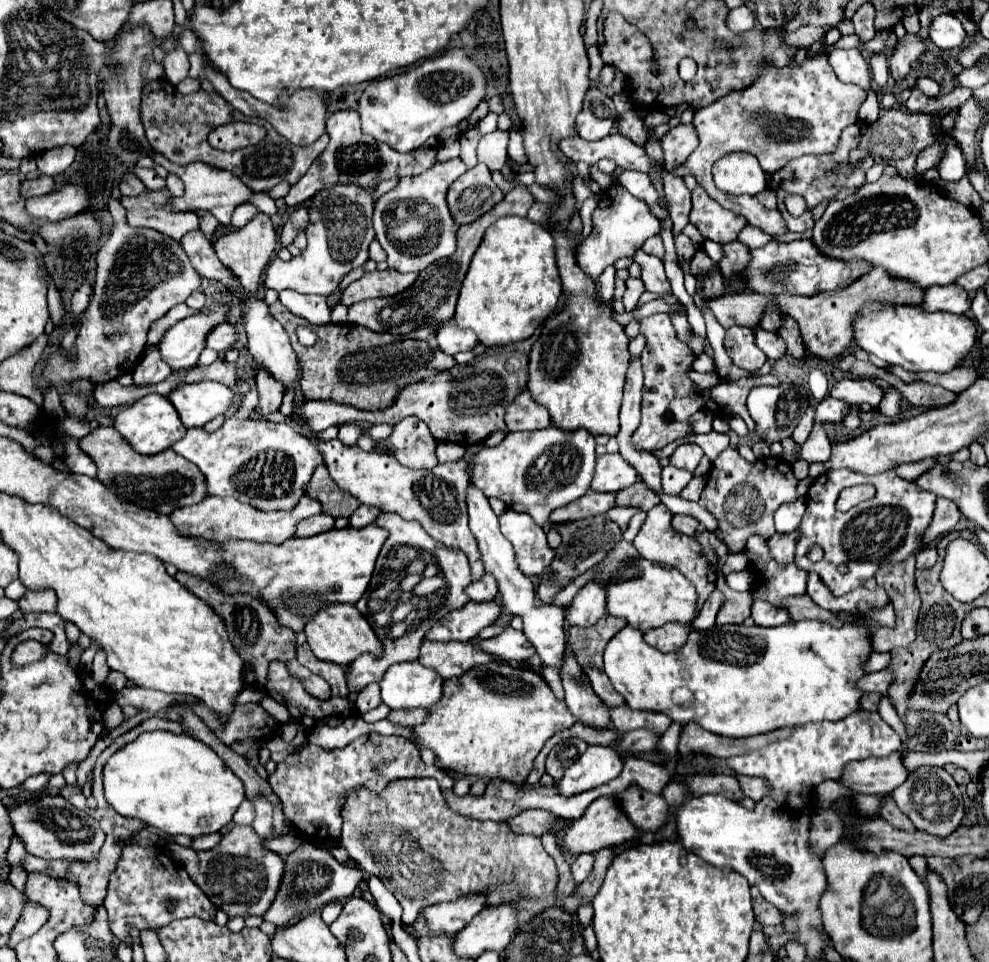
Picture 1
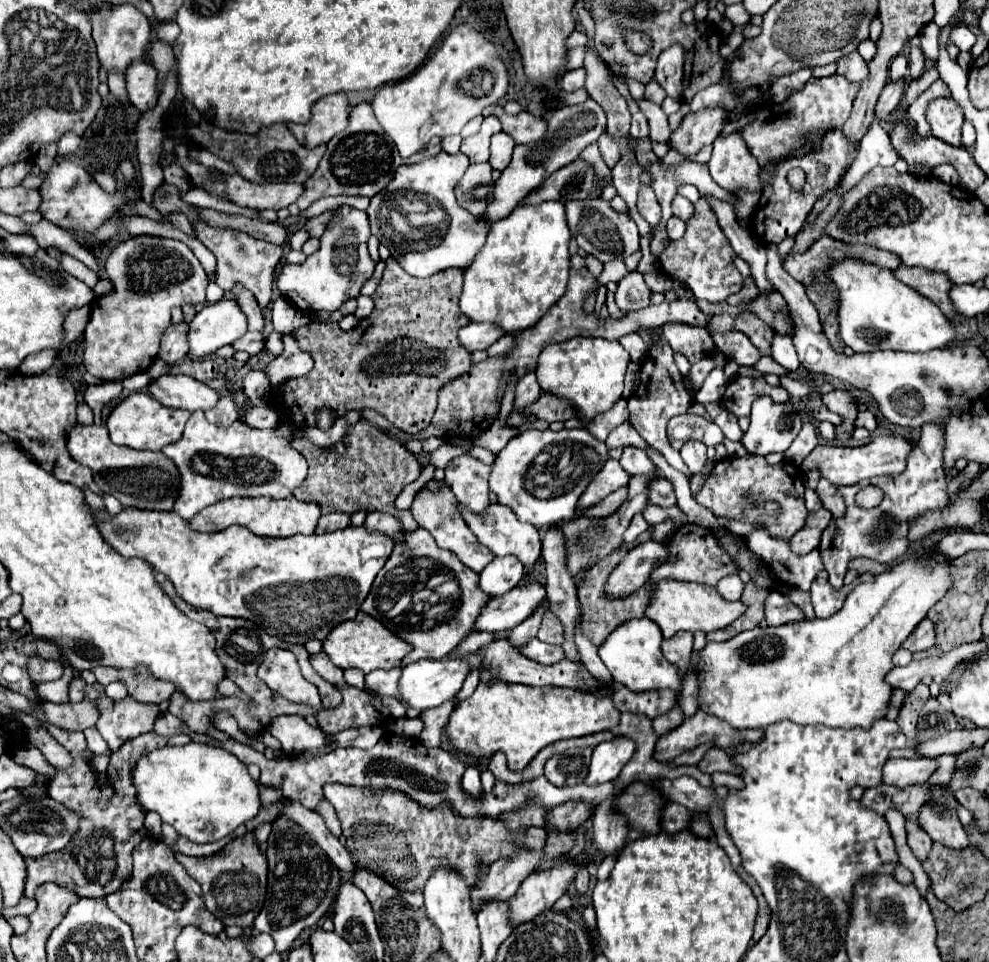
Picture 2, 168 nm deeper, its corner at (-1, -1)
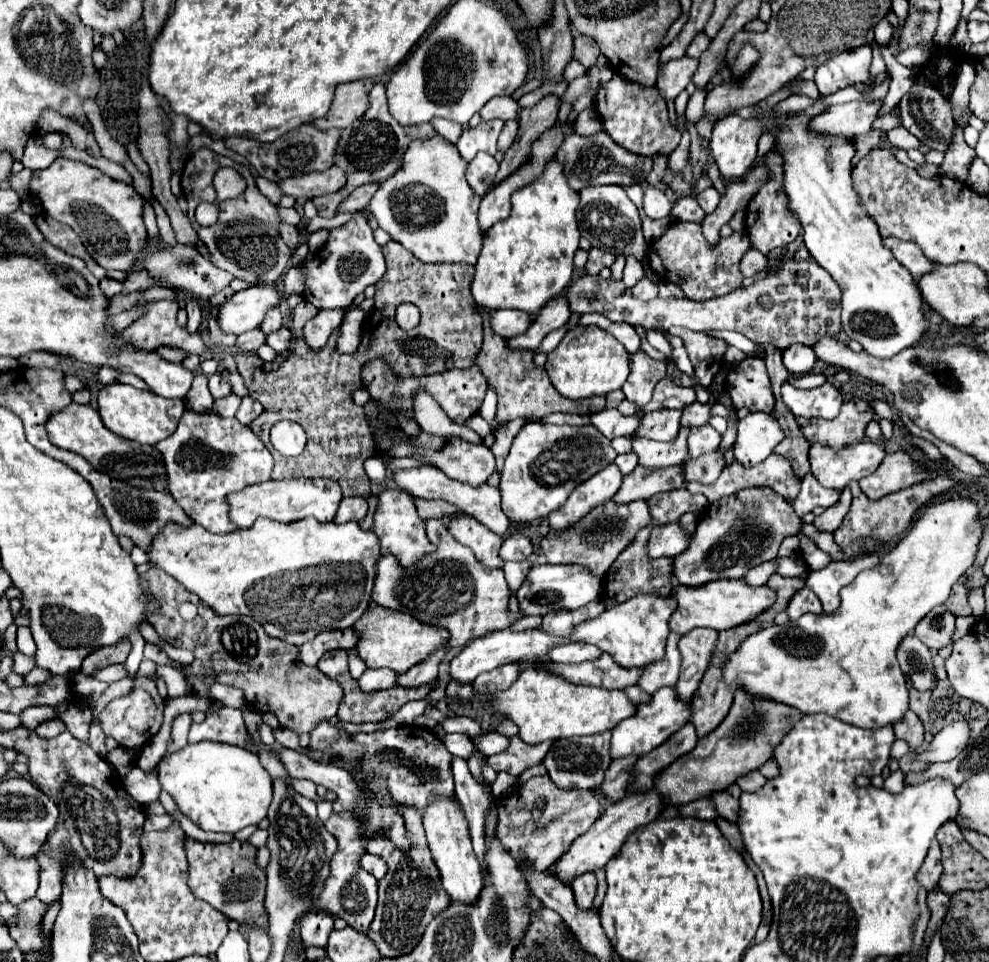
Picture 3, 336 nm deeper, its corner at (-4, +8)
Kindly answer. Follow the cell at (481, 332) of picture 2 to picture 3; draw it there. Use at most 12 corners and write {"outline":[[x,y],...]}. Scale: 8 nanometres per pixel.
{"outline":[[497,309],[489,313],[493,333],[505,339],[525,333],[533,315]]}

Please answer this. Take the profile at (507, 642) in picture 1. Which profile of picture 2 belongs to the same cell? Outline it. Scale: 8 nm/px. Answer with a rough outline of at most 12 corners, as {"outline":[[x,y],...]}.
{"outline":[[538,638],[522,646],[526,658],[556,664],[566,658],[562,646]]}

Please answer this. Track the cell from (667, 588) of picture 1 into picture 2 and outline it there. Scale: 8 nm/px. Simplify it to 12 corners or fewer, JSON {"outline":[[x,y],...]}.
{"outline":[[658,582],[646,616],[664,638],[730,626],[744,602],[714,586]]}

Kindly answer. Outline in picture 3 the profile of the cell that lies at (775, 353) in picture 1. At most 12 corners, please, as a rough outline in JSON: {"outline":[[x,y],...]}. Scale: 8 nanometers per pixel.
{"outline":[[791,345],[783,353],[785,367],[797,377],[815,367],[813,349]]}

